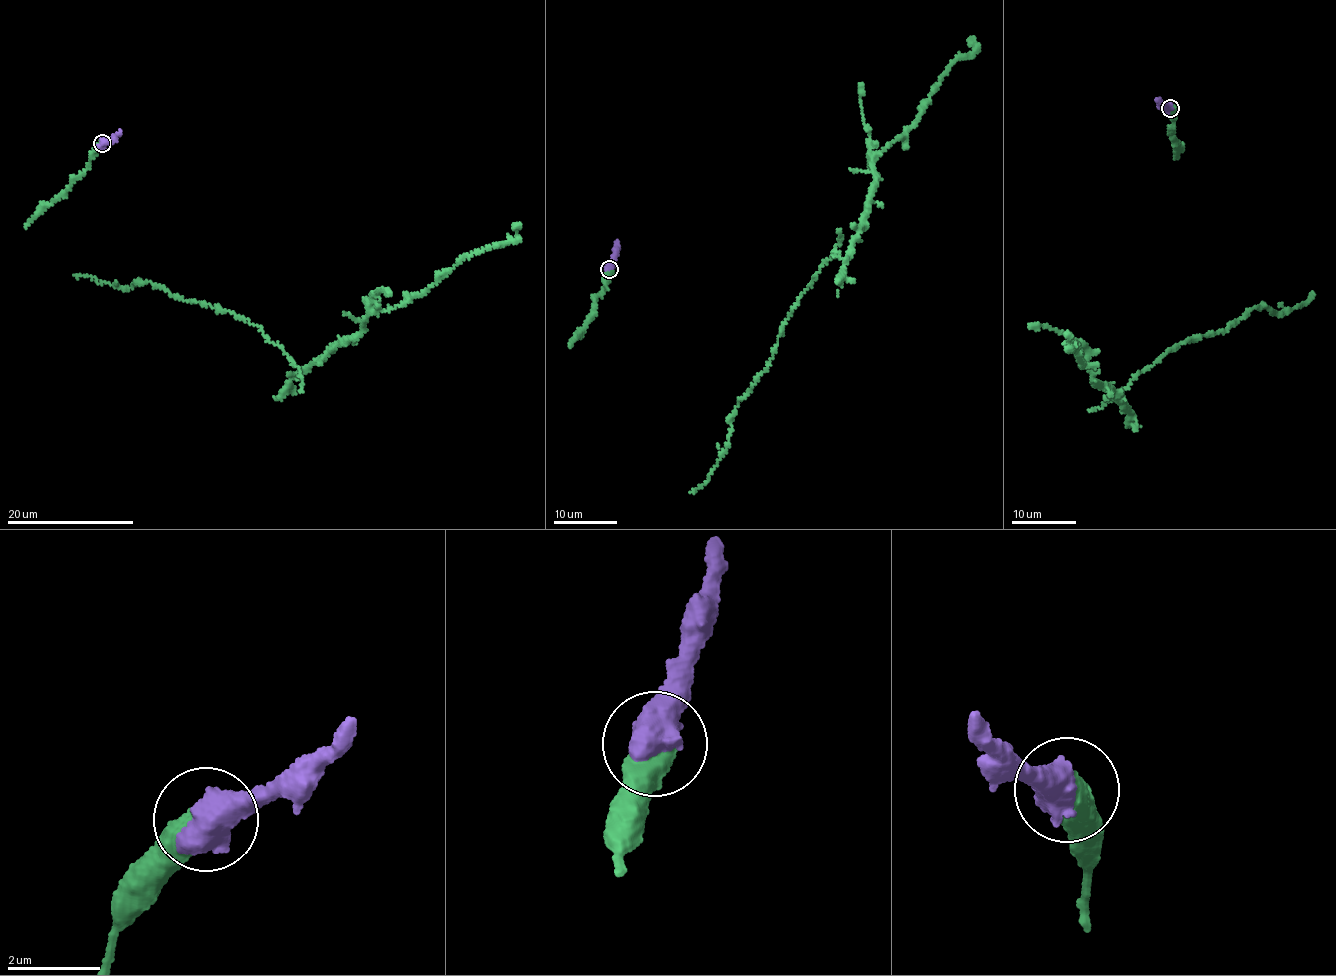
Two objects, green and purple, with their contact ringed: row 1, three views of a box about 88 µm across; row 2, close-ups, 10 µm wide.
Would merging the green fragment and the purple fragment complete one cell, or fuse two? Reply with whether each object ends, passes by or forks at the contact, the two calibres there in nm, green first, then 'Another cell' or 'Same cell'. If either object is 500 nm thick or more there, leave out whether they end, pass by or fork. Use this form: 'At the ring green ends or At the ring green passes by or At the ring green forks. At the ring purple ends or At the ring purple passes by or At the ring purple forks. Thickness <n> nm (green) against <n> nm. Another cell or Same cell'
Thickness 650 nm (green) against 800 nm. Same cell

